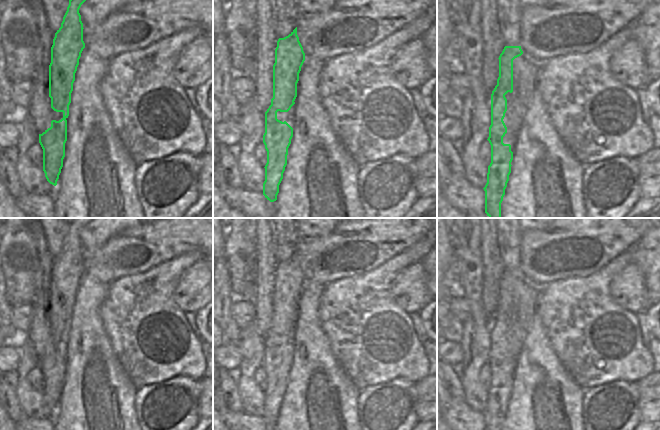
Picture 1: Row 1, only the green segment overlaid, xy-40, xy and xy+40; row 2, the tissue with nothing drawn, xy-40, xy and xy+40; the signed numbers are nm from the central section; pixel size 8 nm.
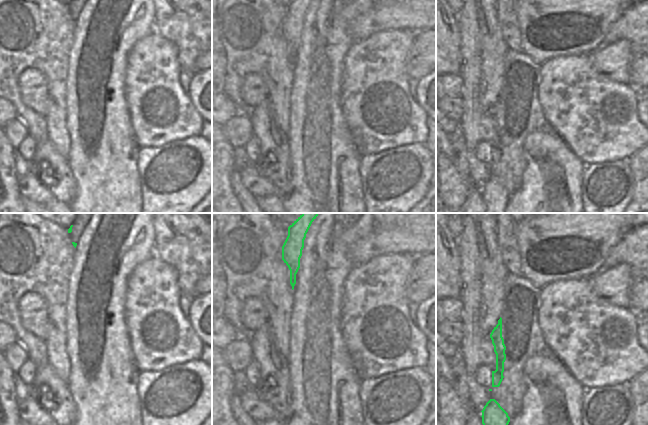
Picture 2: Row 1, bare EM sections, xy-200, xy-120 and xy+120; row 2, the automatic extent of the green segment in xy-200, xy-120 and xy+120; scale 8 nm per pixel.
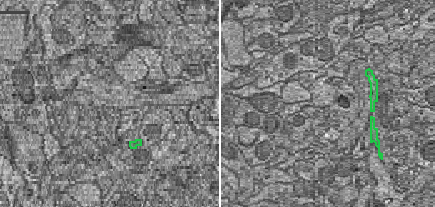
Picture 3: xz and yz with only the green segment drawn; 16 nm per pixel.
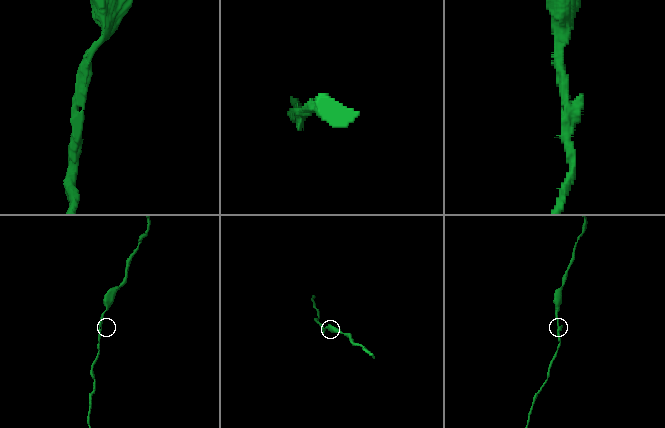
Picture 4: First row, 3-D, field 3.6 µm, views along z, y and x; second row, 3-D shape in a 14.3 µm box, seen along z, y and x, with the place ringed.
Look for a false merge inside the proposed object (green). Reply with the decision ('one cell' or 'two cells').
one cell

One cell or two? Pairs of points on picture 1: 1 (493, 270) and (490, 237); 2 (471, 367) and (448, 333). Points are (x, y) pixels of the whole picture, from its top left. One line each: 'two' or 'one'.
1: one
2: two

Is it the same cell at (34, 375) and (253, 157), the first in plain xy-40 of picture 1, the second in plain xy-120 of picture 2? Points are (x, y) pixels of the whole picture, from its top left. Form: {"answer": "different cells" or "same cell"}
{"answer": "same cell"}

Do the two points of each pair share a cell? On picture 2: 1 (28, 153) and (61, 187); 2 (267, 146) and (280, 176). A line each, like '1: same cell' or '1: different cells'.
1: different cells
2: same cell

